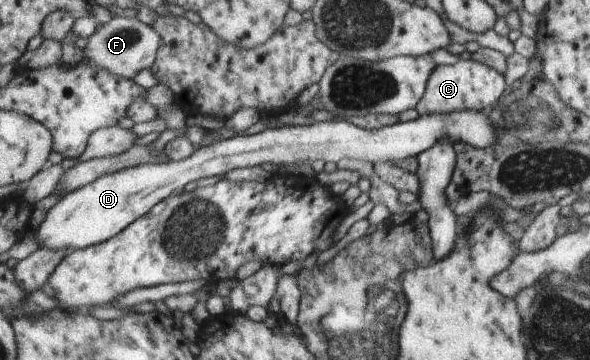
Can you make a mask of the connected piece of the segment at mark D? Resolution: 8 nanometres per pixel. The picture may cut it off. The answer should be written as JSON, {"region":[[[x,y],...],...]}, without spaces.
{"region":[[[457,110],[449,113],[419,115],[413,121],[399,121],[379,129],[363,129],[345,118],[309,125],[290,125],[277,129],[266,128],[253,135],[240,134],[198,149],[183,161],[145,164],[130,167],[99,178],[73,193],[66,195],[54,206],[38,230],[40,248],[78,250],[106,242],[148,214],[155,206],[182,190],[199,178],[223,176],[234,168],[282,165],[324,160],[338,162],[342,158],[368,160],[377,163],[404,160],[418,156],[440,141],[466,143],[479,149],[496,145],[495,126],[488,115],[475,110]]]}

